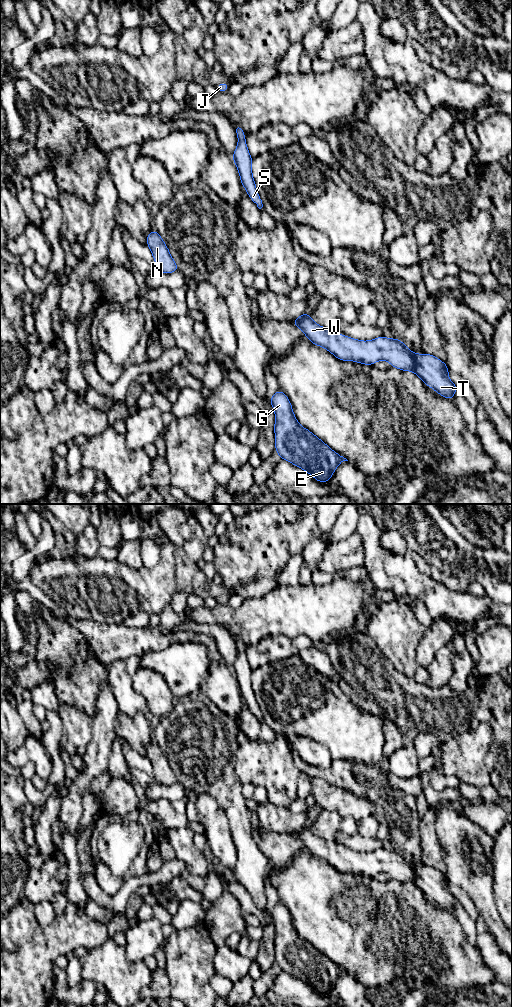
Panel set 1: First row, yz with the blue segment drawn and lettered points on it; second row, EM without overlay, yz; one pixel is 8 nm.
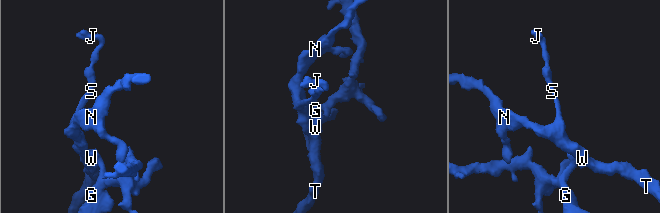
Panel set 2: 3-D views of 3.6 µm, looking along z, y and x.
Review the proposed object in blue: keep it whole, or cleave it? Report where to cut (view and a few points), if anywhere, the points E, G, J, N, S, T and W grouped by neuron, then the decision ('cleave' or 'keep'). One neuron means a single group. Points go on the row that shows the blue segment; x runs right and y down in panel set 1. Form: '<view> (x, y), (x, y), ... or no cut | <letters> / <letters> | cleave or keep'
yz (308, 315), (300, 319), (297, 318) | E G / J N S T W | cleave

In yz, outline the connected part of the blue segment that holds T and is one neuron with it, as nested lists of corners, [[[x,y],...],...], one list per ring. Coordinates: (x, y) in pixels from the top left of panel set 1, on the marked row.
[[[311,316],[295,319],[297,327],[309,341],[327,349],[337,359],[355,361],[363,365],[374,365],[379,360],[388,361],[392,367],[412,371],[439,395],[453,400],[458,387],[448,378],[447,364],[431,354],[415,354],[396,338],[380,336],[373,340],[361,341],[339,334],[316,324]]]

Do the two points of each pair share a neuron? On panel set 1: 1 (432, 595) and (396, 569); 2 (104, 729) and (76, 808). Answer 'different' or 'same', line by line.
1: same
2: same

